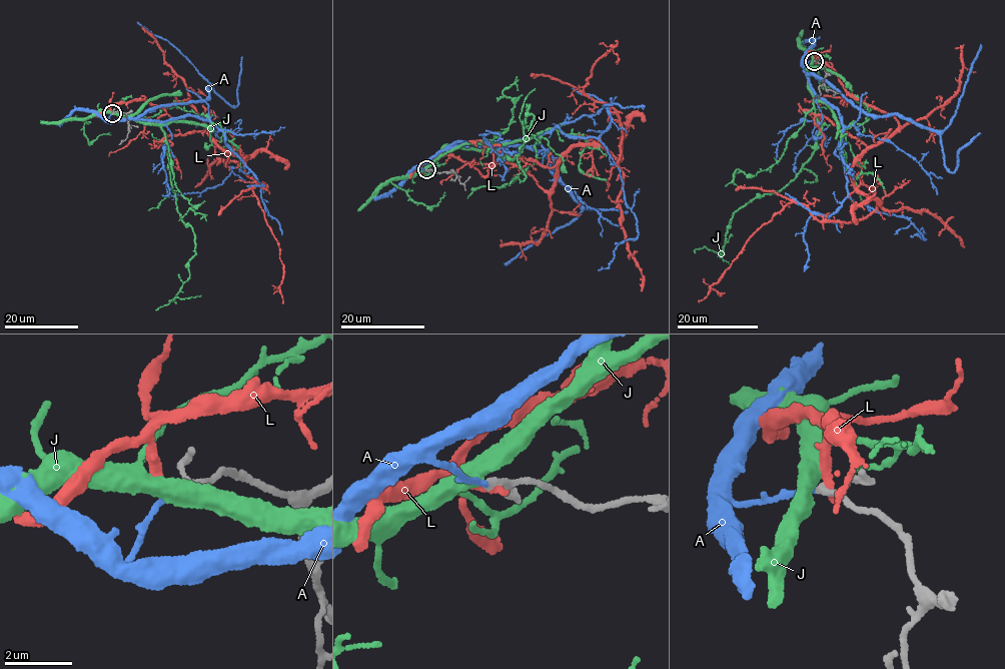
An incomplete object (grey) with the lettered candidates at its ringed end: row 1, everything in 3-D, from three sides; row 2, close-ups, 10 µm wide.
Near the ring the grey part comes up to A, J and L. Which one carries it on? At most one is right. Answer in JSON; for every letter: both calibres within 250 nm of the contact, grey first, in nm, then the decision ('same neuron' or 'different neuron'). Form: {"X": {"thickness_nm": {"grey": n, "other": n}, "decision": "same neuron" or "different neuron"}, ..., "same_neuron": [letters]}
{"A": {"thickness_nm": {"grey": 140, "other": 120}, "decision": "same neuron"}, "J": {"thickness_nm": {"grey": 150, "other": 480}, "decision": "different neuron"}, "L": {"thickness_nm": {"grey": 150, "other": 320}, "decision": "different neuron"}, "same_neuron": ["A"]}

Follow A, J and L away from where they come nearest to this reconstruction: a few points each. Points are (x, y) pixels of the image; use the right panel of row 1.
A: (814, 61), (803, 62), (805, 73), (839, 111), (836, 155), (849, 196), (903, 216), (918, 230)
J: (814, 60), (809, 88), (822, 125), (814, 152), (784, 188), (733, 212), (720, 255), (704, 246), (695, 251)
L: (815, 61), (897, 121), (850, 172), (877, 208), (826, 222), (787, 204), (711, 286), (719, 295)

